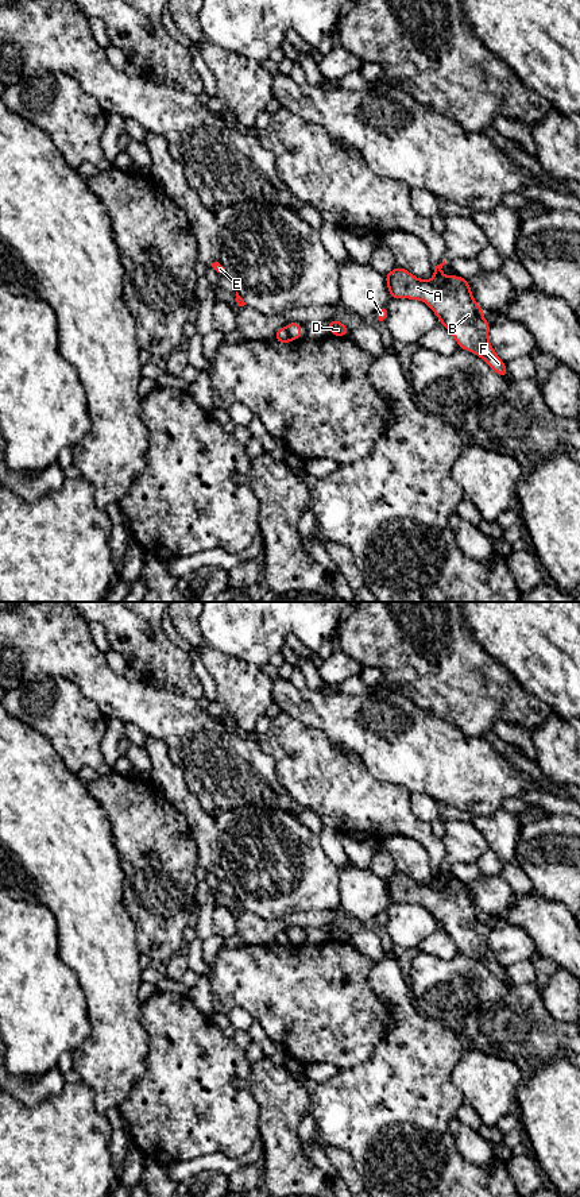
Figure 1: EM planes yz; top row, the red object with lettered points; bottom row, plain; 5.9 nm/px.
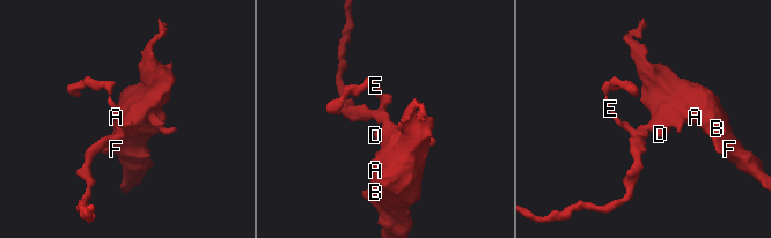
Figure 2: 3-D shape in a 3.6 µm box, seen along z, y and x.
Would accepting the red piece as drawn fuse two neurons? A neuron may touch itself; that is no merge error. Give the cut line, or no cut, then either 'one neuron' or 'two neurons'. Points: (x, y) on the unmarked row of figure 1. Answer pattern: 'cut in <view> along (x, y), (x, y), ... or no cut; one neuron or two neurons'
cut in yz along (286, 933), (292, 943); two neurons

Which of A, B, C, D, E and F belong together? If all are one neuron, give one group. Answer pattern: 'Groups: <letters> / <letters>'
Groups: A B C D F / E

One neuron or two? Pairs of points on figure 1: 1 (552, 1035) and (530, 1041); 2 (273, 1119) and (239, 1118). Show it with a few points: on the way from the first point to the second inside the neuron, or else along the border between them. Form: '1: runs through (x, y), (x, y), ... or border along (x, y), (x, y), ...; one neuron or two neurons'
1: runs through (546, 1035), (536, 1037); one neuron
2: border along (250, 1088), (258, 1107), (260, 1135); two neurons

